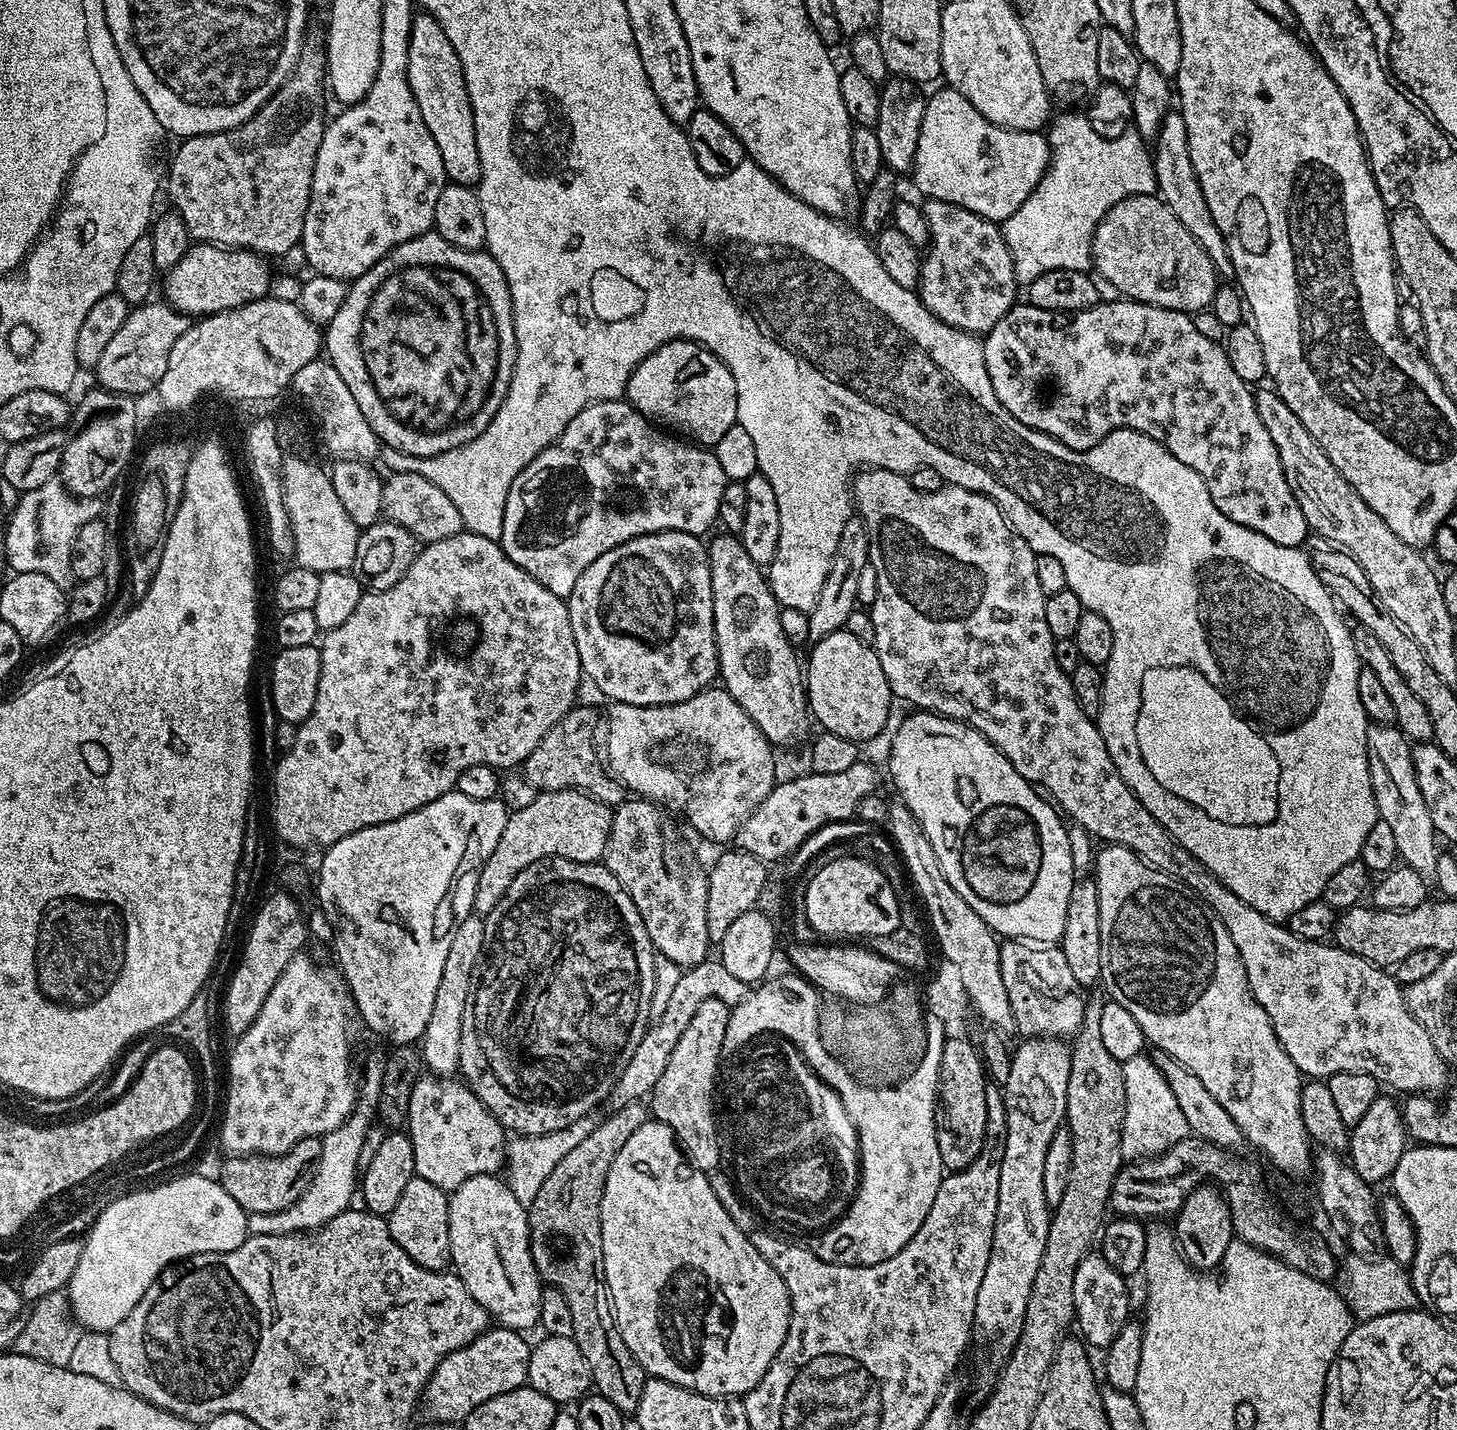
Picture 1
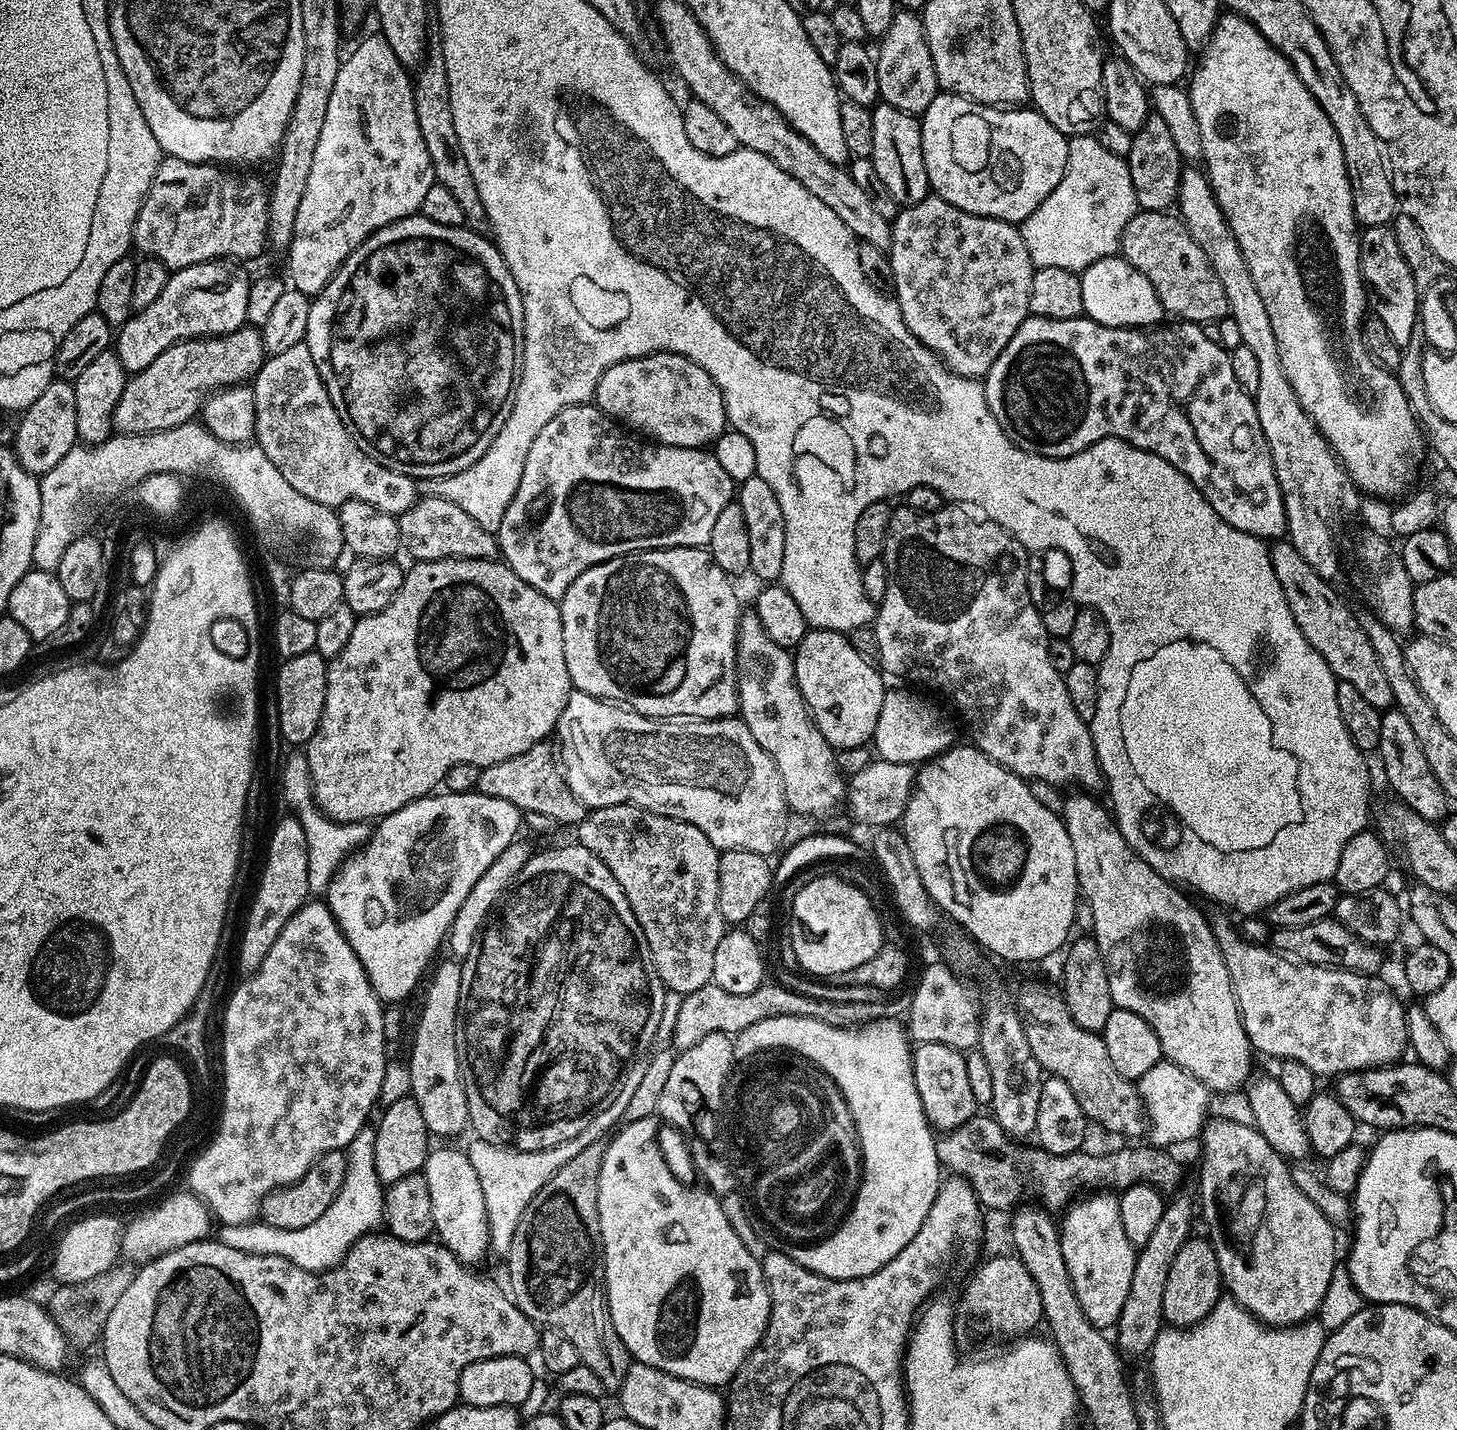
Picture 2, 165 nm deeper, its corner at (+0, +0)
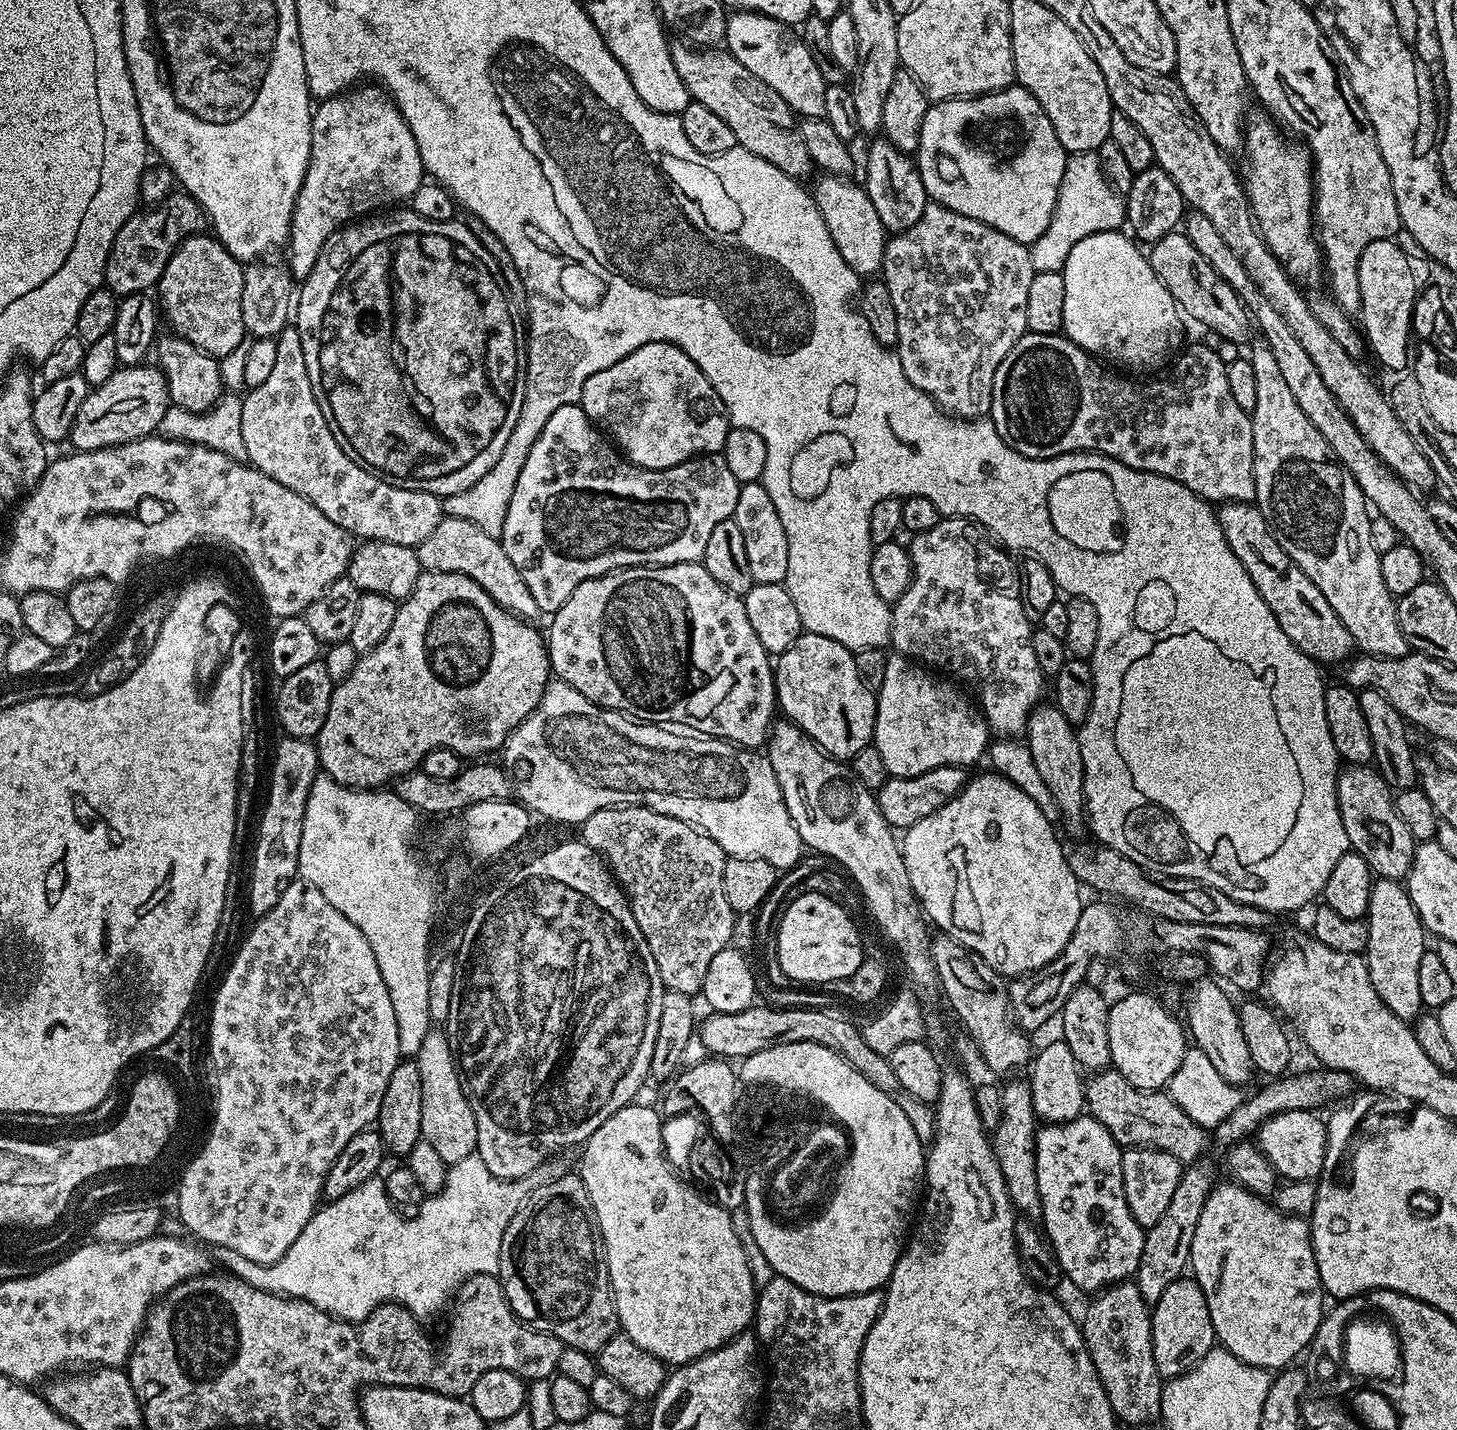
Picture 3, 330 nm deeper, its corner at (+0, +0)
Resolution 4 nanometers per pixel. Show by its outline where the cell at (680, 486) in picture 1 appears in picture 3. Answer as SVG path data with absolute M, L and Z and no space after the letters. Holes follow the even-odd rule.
M567 404L558 406L558 410L554 410L554 414L550 414L550 422L546 422L546 426L542 426L534 446L530 446L530 454L526 454L526 466L522 466L522 474L518 474L518 486L514 486L514 498L510 498L510 506L506 510L506 526L498 539L504 545L510 562L514 562L518 574L522 574L522 582L526 582L526 586L530 586L530 594L533 596L534 602L538 602L541 613L551 614L563 606L566 598L570 598L570 594L574 594L574 590L579 584L590 578L598 578L608 572L616 572L619 568L642 568L657 564L690 564L703 561L706 542L710 539L714 526L718 526L718 522L735 517L739 493L740 484L734 478L734 474L730 474L730 466L726 466L723 455L694 456L678 466L670 466L662 470L640 468L637 464L629 462L609 443L605 433L592 423L592 419L584 413L579 404Z

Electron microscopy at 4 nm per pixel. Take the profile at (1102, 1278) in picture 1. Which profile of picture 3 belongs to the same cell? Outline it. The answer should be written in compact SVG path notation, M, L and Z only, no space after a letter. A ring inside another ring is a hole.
M1081 1114L1065 1124L1044 1124L1036 1134L1036 1173L1042 1231L1060 1263L1063 1279L1087 1294L1131 1281L1142 1258L1145 1229L1135 1221L1127 1206L1122 1160L1122 1145L1112 1137L1110 1130L1106 1130L1106 1126L1102 1126L1102 1122L1087 1114Z

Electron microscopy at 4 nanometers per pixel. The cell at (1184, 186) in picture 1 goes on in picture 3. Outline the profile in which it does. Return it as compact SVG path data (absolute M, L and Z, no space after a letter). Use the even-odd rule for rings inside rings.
M1257 342L1252 348L1250 359L1254 366L1254 410L1250 415L1254 434L1256 507L1276 533L1276 540L1282 550L1286 550L1302 574L1306 574L1306 578L1310 578L1310 582L1322 590L1326 602L1330 602L1334 614L1342 618L1342 626L1350 630L1353 645L1361 653L1370 656L1408 655L1408 639L1396 621L1396 600L1390 590L1386 590L1386 582L1382 582L1381 553L1371 538L1373 517L1368 516L1370 505L1364 499L1358 482L1354 482L1352 475L1333 456L1326 438L1318 434L1318 426L1314 426L1314 422L1302 414L1298 401L1290 391L1290 385L1278 370L1278 361L1274 359L1270 346Z

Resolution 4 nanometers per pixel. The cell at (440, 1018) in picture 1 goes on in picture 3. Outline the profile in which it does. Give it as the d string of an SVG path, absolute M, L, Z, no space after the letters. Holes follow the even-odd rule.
M433 1030L426 1034L422 1050L414 1057L418 1074L422 1074L422 1130L423 1140L434 1146L434 1151L442 1157L446 1165L462 1162L462 1158L476 1151L478 1126L470 1102L462 1090L460 1069L456 1067L456 1053L452 1051L447 1035L443 1031Z

